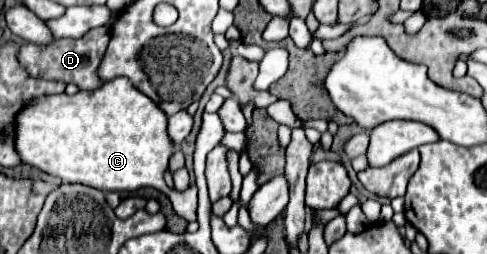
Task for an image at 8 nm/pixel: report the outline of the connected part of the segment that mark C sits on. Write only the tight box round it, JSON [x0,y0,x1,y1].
[18,77,174,193]

